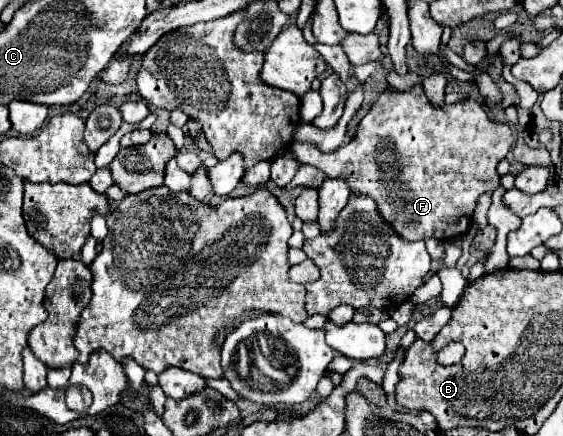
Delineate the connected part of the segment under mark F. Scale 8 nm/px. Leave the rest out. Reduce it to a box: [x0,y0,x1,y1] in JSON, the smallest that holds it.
[293,85,513,239]

